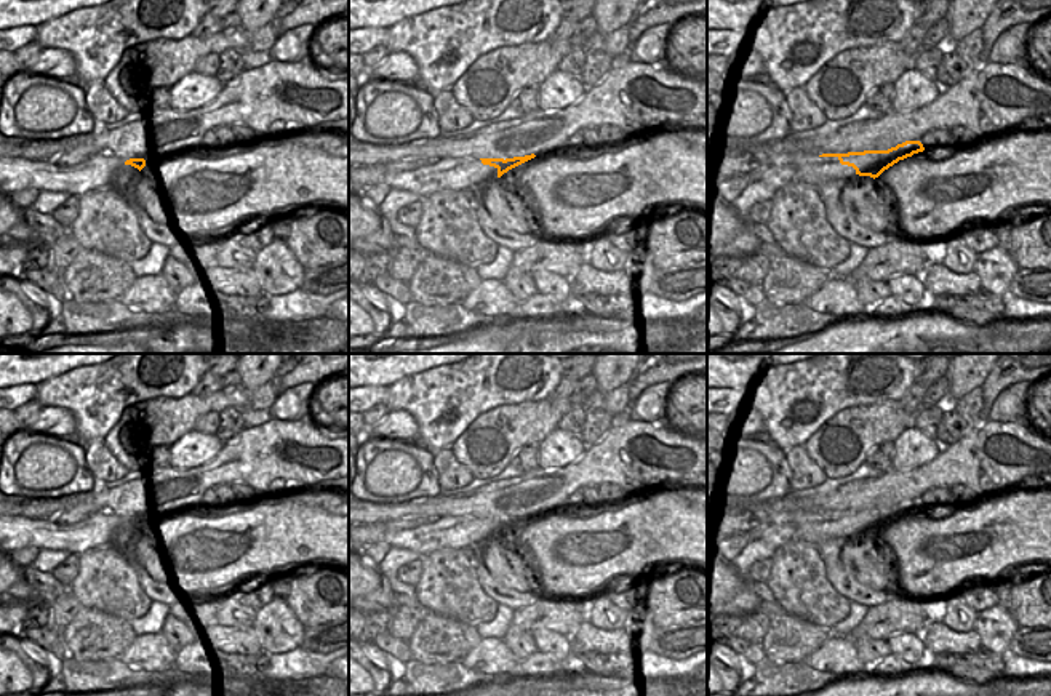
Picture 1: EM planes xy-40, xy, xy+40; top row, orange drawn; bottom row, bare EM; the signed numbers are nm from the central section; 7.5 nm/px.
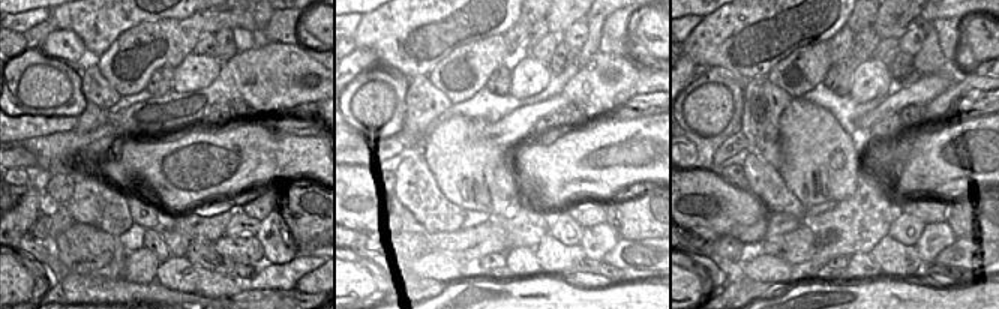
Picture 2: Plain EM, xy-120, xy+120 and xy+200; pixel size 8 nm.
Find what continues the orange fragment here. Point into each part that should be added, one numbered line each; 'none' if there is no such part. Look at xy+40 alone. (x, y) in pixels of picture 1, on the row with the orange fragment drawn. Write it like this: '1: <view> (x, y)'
1: xy+40 (827, 168).

